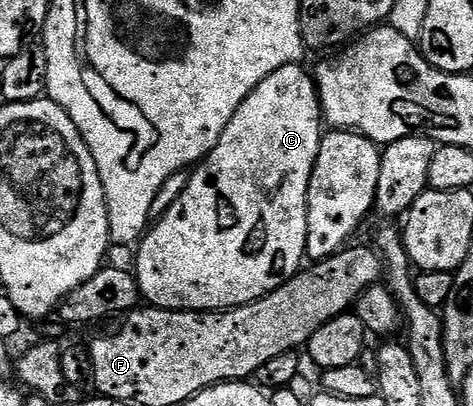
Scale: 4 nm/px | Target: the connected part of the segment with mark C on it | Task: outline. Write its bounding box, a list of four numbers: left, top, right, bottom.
[133,63,325,312]

